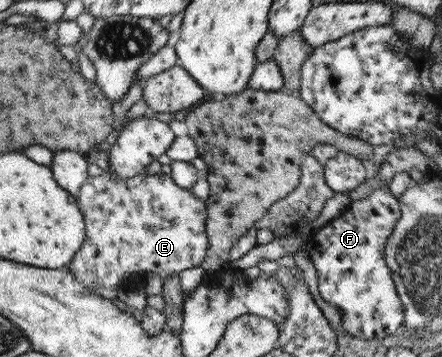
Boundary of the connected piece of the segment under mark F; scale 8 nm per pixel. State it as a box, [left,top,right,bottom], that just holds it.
[305,185,404,340]

